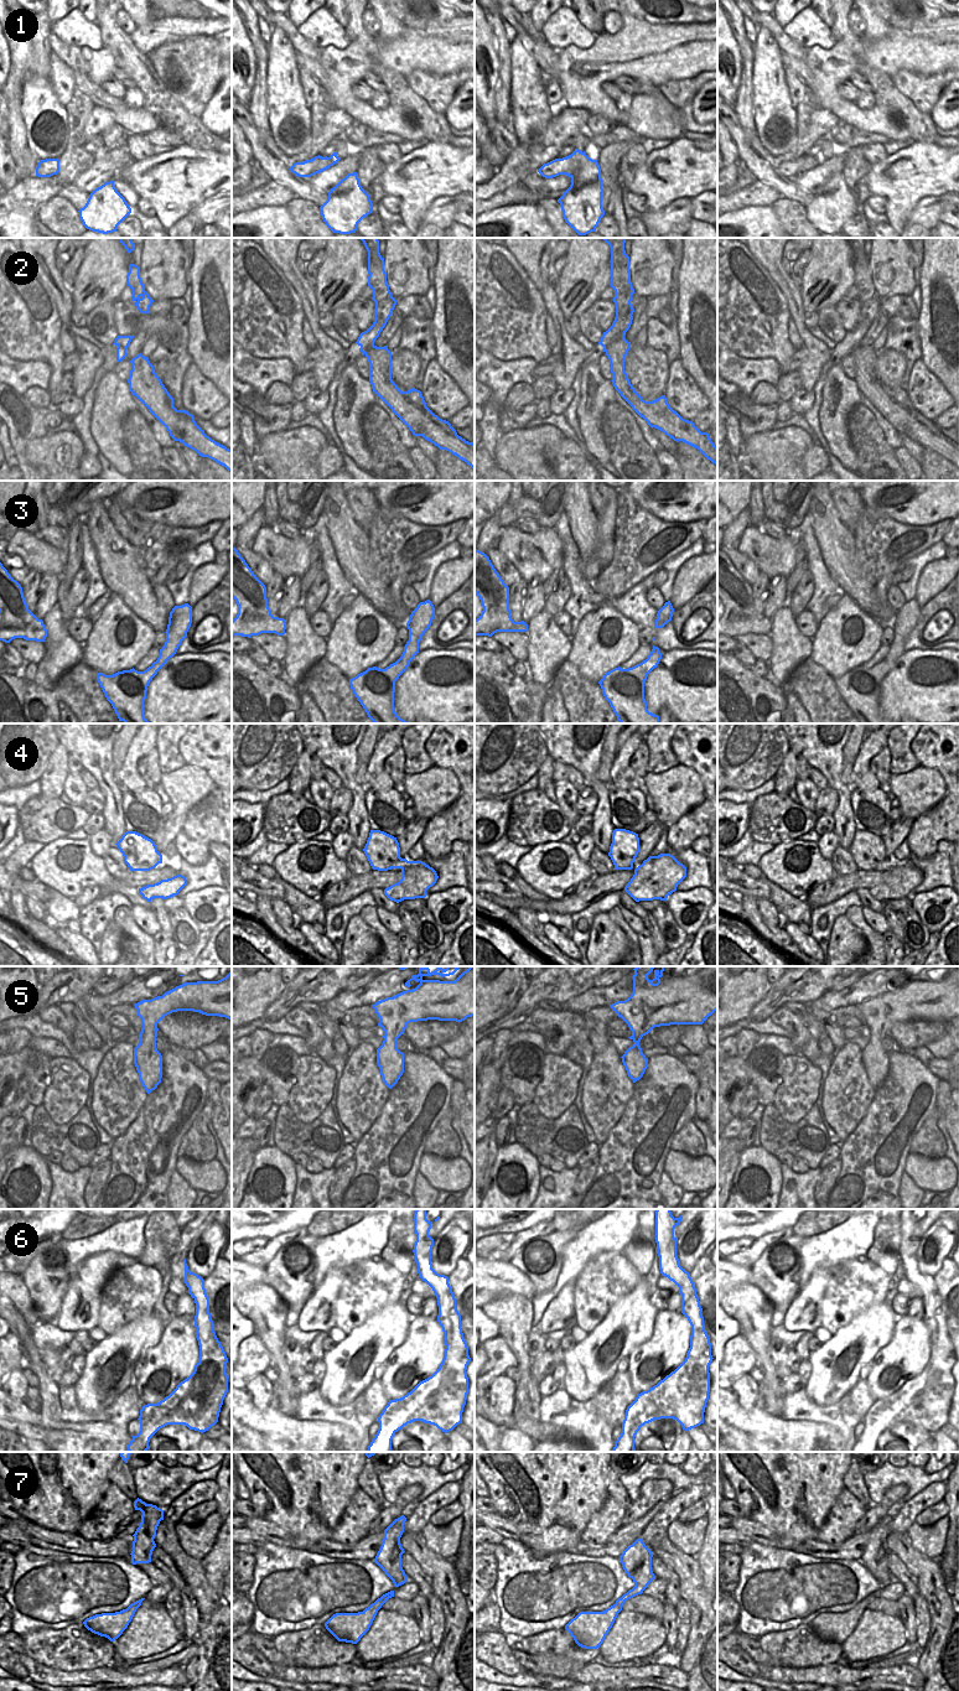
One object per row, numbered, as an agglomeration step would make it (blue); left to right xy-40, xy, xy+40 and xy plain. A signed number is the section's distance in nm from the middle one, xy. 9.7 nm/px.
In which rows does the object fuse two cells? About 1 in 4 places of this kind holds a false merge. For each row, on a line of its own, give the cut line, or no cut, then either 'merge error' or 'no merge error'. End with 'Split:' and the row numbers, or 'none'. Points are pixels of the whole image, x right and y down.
1: no cut | no merge error
2: no cut | no merge error
3: no cut | no merge error
4: no cut | no merge error
5: no cut | no merge error
6: no cut | no merge error
7: no cut | no merge error
Split: none

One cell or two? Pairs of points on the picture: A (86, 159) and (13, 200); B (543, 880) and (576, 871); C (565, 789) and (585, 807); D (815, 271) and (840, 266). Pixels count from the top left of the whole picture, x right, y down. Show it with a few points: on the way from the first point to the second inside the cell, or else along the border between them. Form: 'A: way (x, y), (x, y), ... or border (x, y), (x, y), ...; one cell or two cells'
A: border (82, 145), (62, 175), (56, 195); two cells
B: way (551, 876), (560, 876), (568, 871); one cell
C: border (578, 789), (575, 809), (580, 815); two cells
D: way (822, 271), (829, 271), (834, 266); one cell

